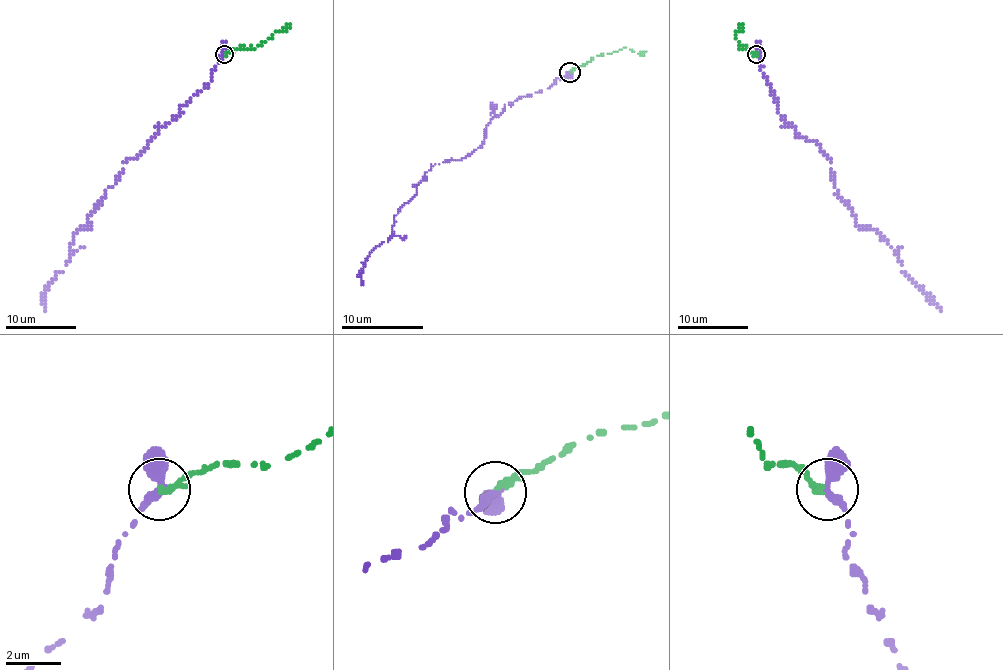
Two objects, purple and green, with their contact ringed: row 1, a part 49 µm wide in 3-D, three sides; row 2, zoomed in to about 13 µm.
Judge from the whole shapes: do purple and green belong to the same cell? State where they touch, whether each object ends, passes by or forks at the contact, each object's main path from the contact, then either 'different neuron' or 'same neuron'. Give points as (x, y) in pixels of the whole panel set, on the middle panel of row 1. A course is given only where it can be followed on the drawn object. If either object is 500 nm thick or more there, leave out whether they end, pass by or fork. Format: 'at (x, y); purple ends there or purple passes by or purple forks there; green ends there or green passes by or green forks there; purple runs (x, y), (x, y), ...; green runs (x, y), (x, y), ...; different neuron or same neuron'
at (570, 72); purple runs (570, 72), (505, 104), (484, 141), (412, 186), (390, 238), (369, 252), (361, 285); green runs (570, 72), (603, 53), (623, 47), (638, 53), (646, 51); same neuron

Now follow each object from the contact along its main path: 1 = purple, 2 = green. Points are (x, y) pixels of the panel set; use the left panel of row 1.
1: (225, 53), (209, 83), (126, 159), (92, 229), (72, 236), (44, 310)
2: (225, 53), (237, 48), (253, 48), (290, 23)

